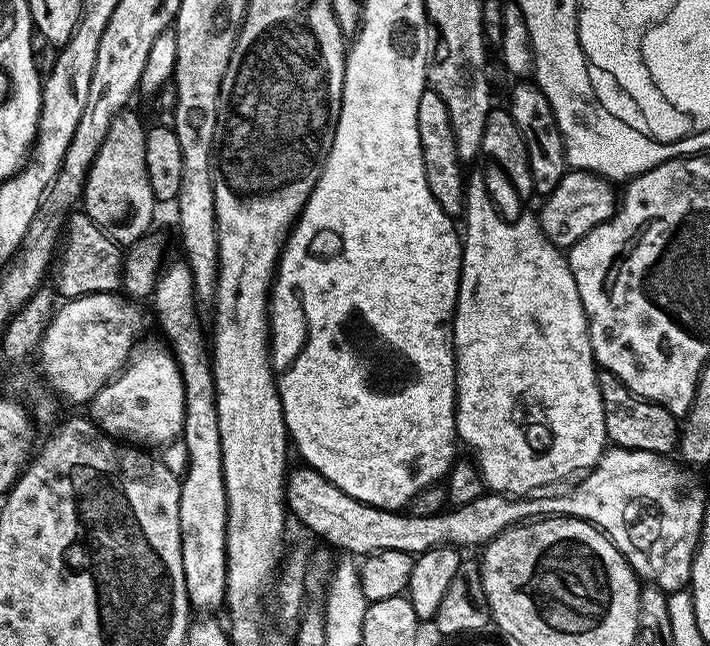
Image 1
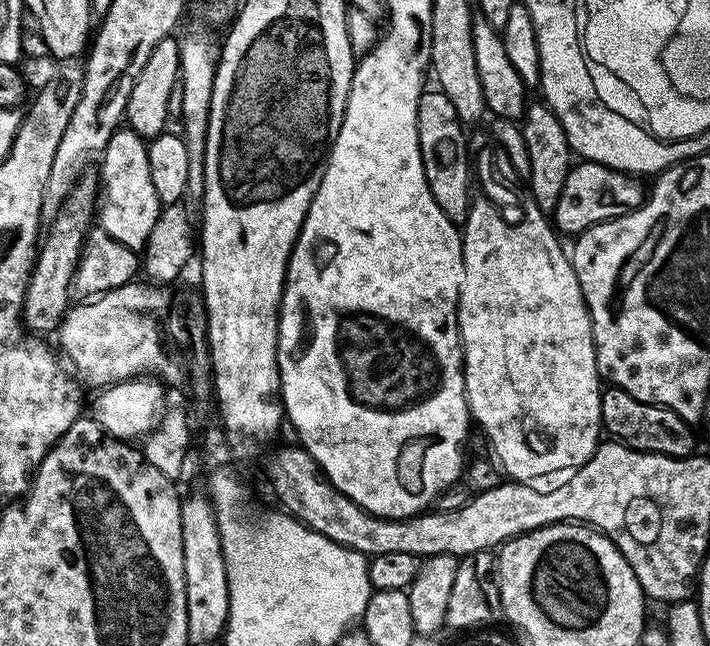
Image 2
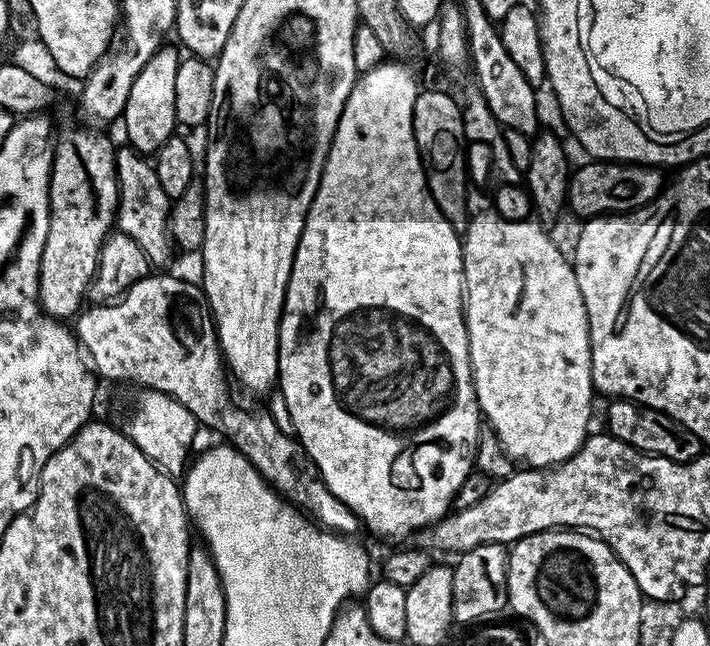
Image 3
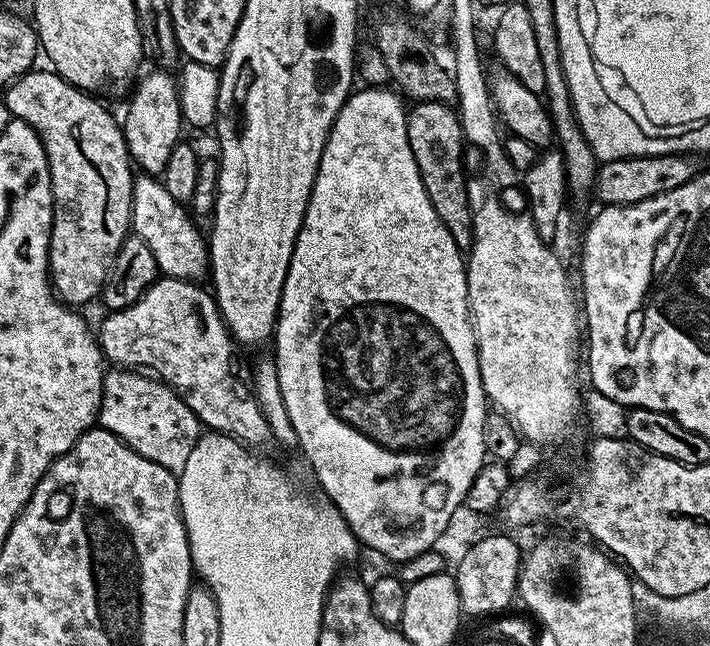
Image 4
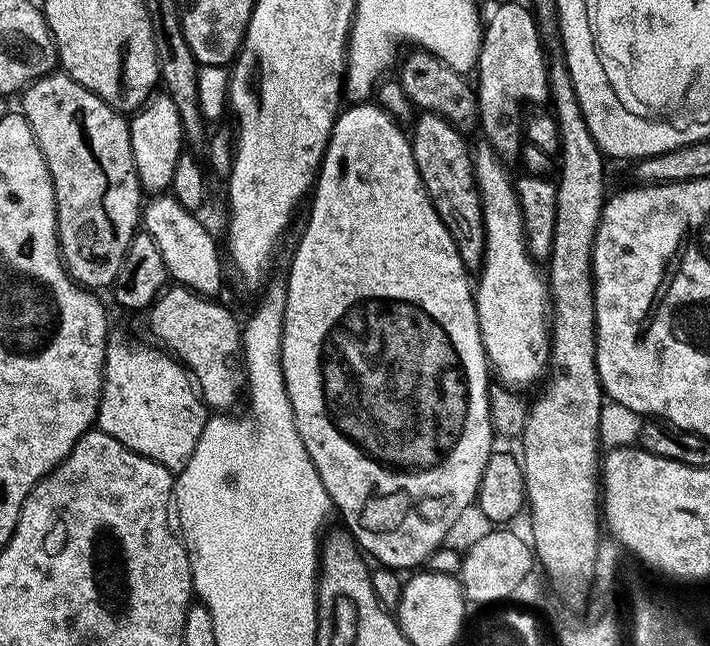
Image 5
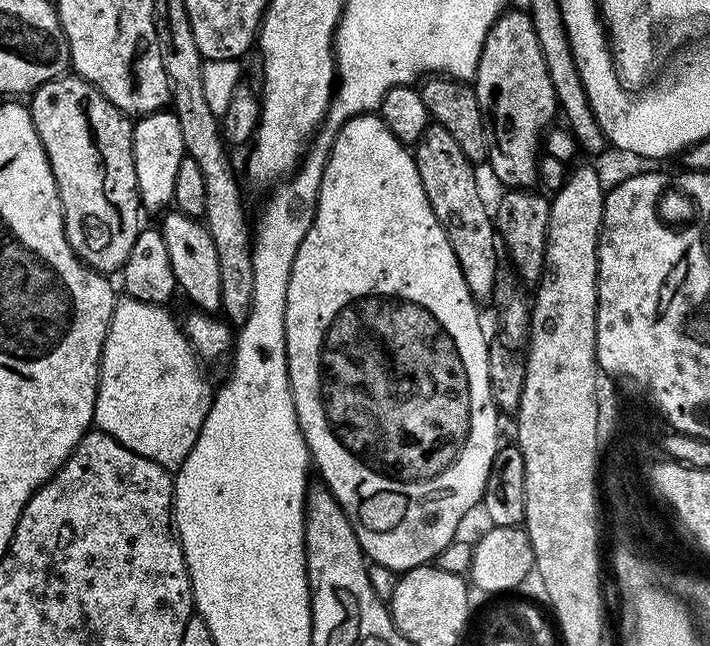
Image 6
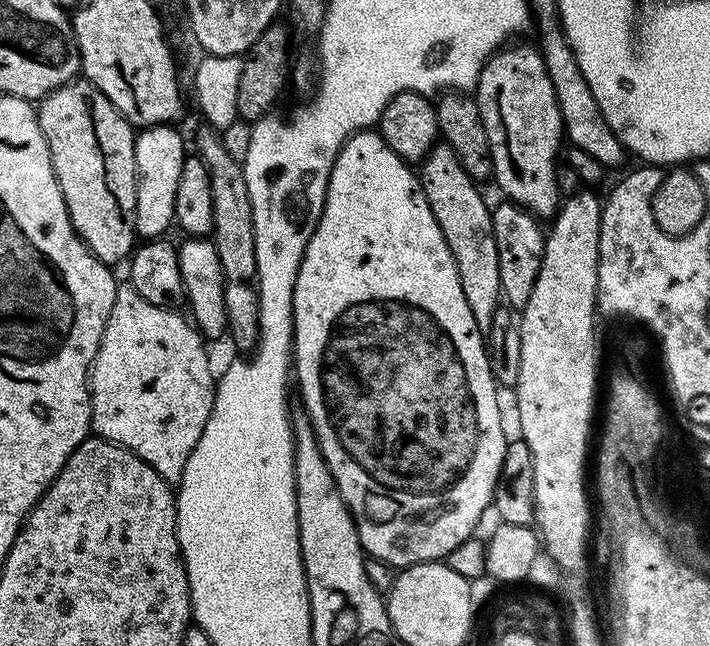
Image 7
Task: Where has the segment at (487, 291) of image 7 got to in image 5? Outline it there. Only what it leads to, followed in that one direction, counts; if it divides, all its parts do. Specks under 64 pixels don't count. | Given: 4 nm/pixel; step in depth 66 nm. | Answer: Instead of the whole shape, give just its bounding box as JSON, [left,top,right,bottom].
[412,111,484,270]

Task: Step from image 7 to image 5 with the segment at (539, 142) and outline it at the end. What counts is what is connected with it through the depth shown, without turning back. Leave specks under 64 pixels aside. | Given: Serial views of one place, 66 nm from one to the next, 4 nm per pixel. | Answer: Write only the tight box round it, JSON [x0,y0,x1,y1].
[476,3,549,161]

